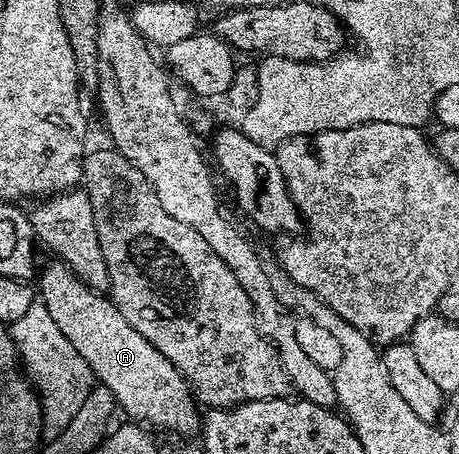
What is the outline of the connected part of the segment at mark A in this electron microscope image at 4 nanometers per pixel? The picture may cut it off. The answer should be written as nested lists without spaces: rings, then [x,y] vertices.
[[[51,261],[43,264],[39,272],[38,299],[46,313],[54,317],[54,325],[62,329],[62,337],[78,349],[82,361],[90,365],[95,382],[110,389],[116,398],[117,408],[128,414],[129,420],[148,429],[173,431],[176,435],[188,435],[202,423],[201,412],[184,375],[166,357],[118,313],[111,298],[99,291],[92,291],[72,274],[65,263]]]

